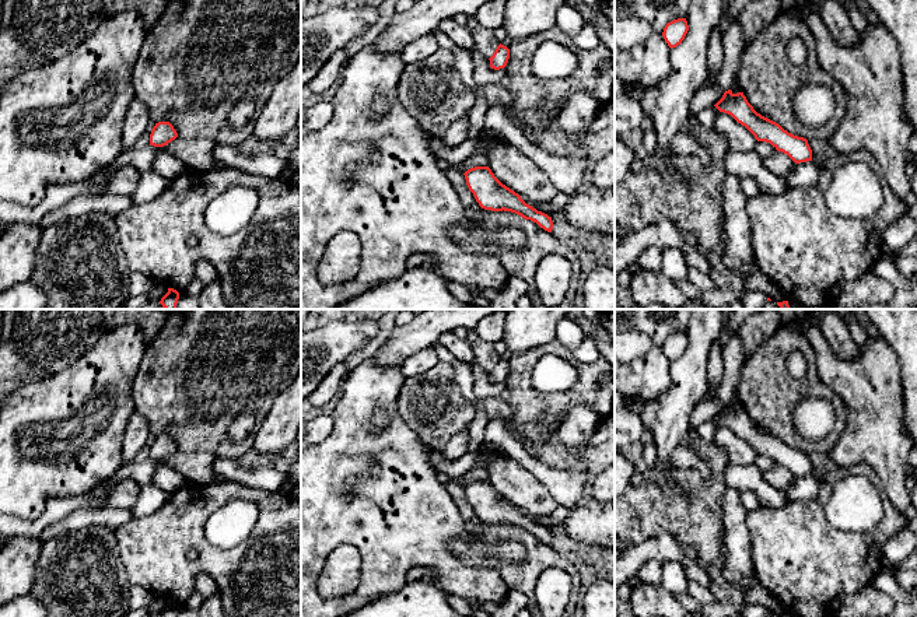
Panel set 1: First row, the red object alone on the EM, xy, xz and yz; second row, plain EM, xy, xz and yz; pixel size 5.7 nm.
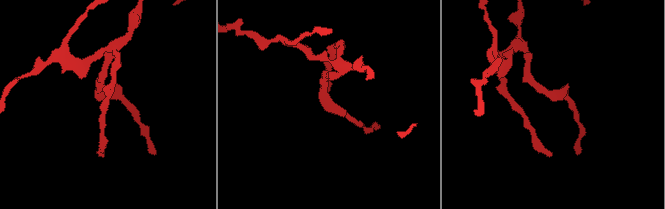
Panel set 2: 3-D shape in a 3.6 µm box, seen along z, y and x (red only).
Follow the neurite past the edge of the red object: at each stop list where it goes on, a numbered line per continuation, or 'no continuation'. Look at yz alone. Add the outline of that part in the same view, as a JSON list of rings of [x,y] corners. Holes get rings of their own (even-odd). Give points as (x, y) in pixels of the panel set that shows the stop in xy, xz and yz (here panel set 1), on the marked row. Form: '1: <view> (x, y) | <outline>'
no continuation

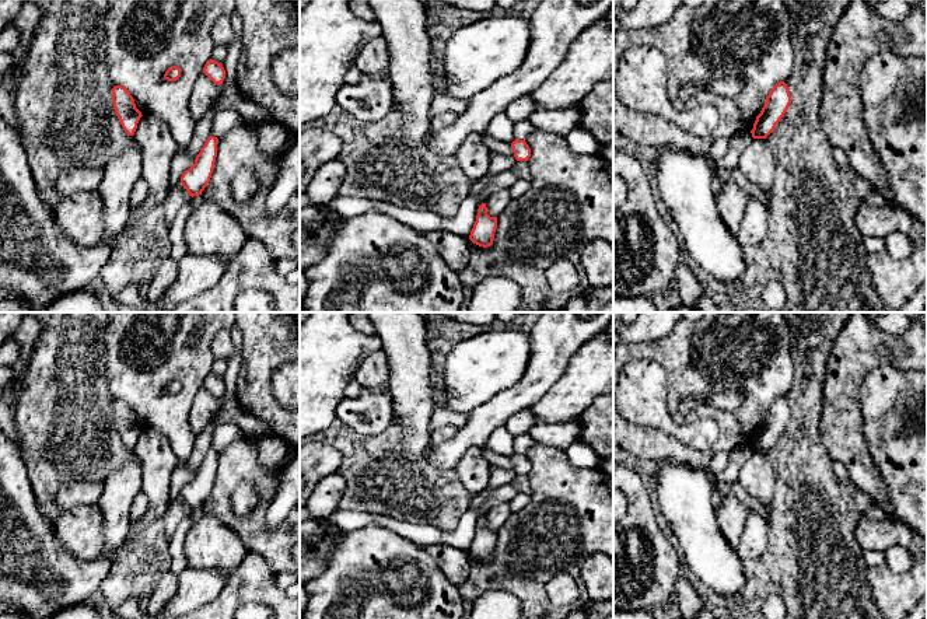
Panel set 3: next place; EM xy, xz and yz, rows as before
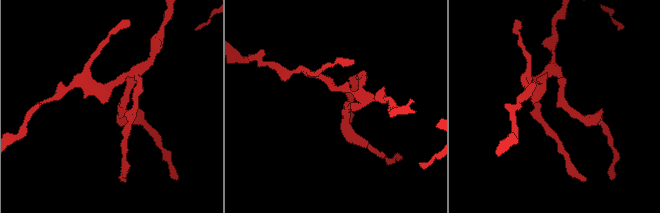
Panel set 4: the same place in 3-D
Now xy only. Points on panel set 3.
no continuation

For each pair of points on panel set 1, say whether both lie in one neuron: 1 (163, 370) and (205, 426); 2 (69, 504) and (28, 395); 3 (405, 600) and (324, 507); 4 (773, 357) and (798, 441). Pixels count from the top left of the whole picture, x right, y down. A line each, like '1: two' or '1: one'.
1: one
2: two
3: two
4: one

